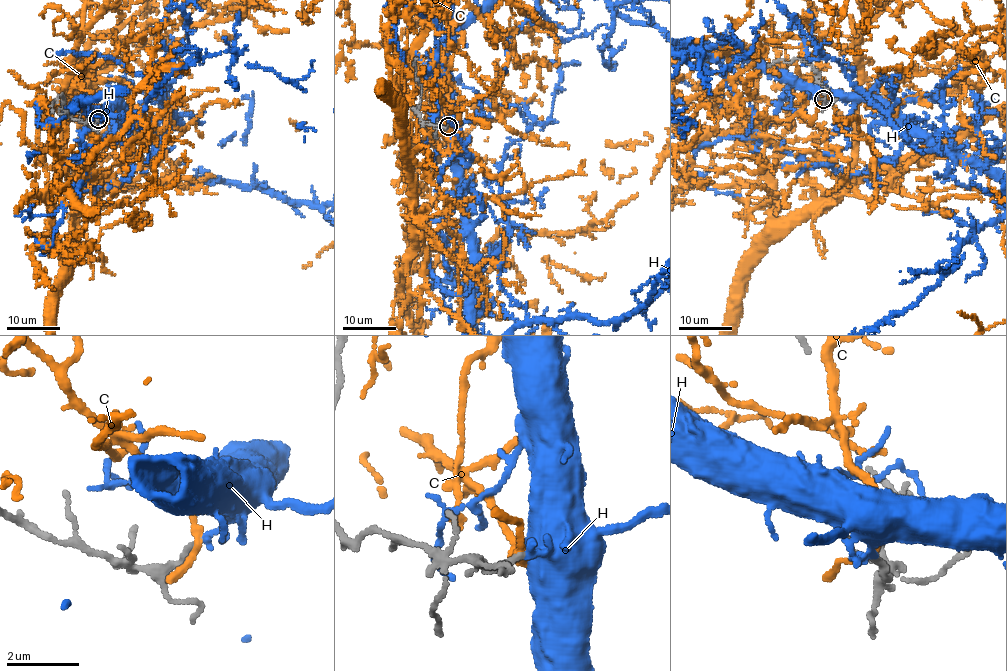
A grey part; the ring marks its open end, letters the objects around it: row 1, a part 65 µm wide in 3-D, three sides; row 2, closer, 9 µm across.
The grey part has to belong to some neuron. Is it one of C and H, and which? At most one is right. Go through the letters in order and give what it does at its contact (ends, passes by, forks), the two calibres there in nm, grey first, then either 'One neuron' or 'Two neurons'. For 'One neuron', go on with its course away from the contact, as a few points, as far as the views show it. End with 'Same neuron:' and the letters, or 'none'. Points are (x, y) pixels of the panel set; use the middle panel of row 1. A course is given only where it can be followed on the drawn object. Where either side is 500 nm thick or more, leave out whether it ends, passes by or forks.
C: It passes by. Thickness 170 nm (grey) against 150 nm. Two neurons
H: It ends there. Thickness 170 nm (grey) against 190 nm. One neuron
Same neuron: H

